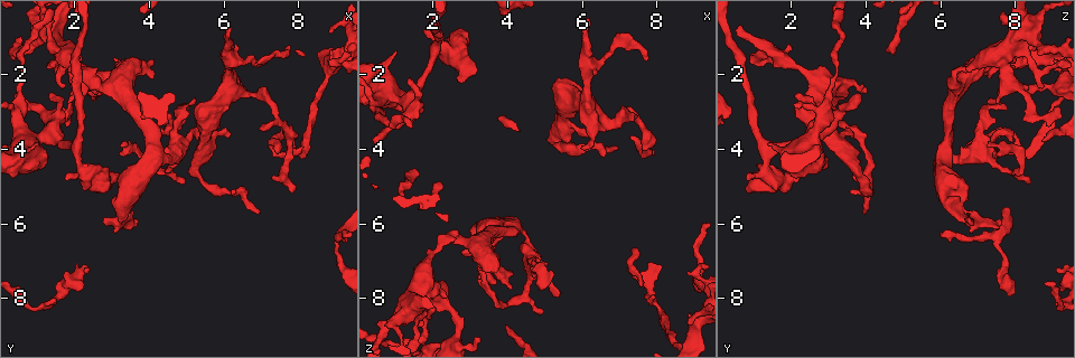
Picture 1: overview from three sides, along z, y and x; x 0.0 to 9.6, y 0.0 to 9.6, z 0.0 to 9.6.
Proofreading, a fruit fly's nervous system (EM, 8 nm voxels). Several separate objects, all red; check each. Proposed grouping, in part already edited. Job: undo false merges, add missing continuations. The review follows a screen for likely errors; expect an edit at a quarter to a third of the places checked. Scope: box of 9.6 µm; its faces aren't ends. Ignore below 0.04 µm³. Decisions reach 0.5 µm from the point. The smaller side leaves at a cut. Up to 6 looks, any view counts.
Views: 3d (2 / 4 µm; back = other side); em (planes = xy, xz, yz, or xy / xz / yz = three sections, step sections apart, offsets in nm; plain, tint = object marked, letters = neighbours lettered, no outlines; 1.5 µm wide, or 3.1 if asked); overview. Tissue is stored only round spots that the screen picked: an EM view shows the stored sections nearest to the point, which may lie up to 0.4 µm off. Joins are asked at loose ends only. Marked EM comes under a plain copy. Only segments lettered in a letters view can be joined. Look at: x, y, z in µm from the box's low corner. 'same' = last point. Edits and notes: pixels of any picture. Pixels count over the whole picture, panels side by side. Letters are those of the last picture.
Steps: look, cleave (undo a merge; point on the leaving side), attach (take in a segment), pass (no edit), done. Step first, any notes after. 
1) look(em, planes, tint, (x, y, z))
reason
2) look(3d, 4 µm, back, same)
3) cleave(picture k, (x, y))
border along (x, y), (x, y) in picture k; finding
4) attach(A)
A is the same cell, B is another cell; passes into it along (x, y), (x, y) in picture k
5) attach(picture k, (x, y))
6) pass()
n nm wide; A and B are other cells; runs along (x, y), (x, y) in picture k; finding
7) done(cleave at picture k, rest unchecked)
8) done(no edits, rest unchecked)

look(3d, 4 µm, (1.10, 3.75, 2.65))
a narrow waist

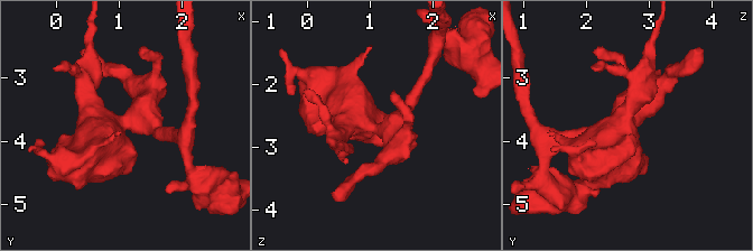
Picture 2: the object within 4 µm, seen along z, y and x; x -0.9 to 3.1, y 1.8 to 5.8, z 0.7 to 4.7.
look(em, yz, step 4, tint, (1.00, 3.75, 2.65))
now the EM

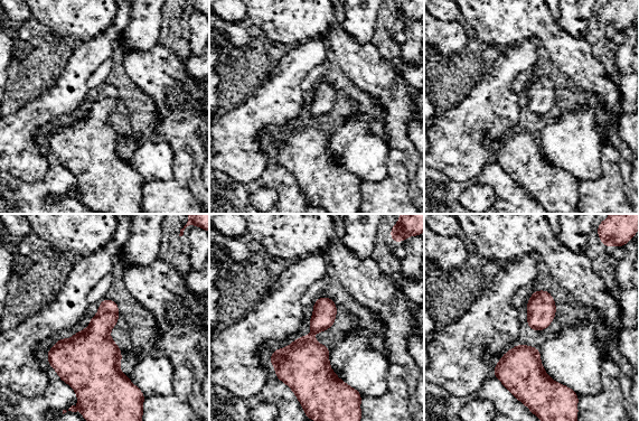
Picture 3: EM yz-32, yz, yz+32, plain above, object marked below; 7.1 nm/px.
look(em, planes, letters, same)

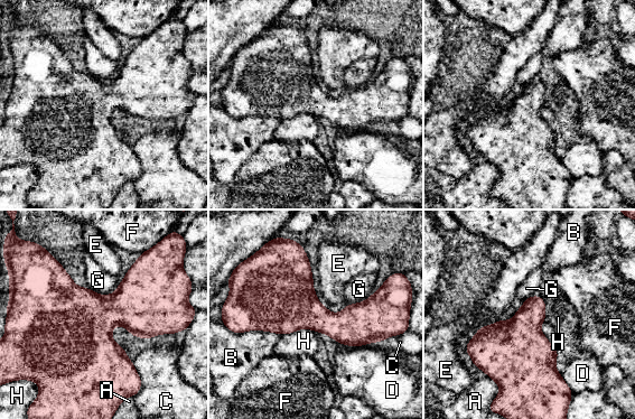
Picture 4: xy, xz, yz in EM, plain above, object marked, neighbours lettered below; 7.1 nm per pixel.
pass()
B touches over 300 nm; A, B, C, D, E, F, G and H are other cells; border along (316, 332), (298, 328), (282, 335) in picture 4; one cell here

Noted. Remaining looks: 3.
look(em, planes, letters, (3.55, 1.80, 7.05))
thick turns thin

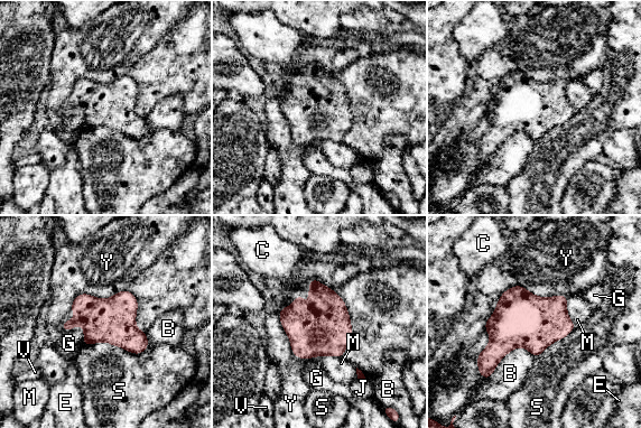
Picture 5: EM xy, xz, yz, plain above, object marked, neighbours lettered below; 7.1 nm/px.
pass()
B, C, E, G, J, M, S, V and Y are other cells; border along (128, 289), (79, 294), (70, 309) in picture 5; all the same cell

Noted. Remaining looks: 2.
look(em, planes, tint, (6.20, 3.65, 3.70))
free end

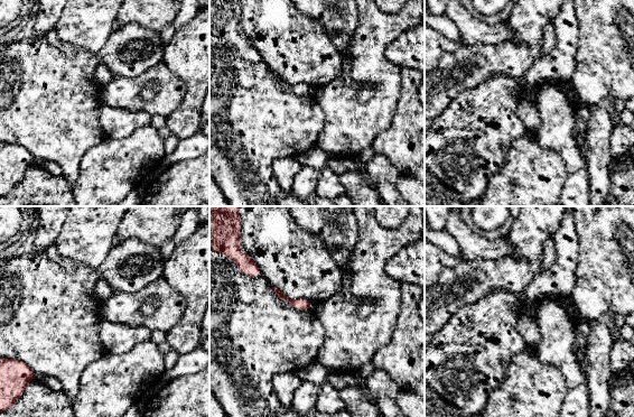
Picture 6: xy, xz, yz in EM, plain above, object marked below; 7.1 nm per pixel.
look(em, planes, letters, same)

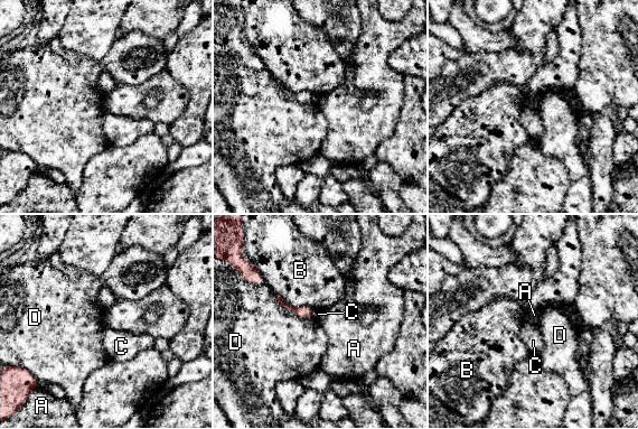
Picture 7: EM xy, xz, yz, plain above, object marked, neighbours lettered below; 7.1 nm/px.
pass()
D touches over 340 nm; A, B, C and D are other cells; no lettered segment goes on from it

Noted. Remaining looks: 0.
done(no edits, rest unchecked)

